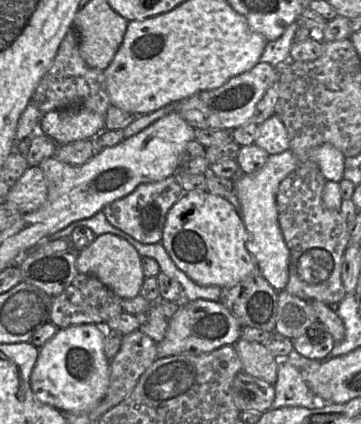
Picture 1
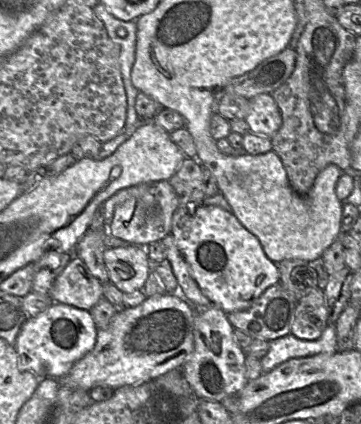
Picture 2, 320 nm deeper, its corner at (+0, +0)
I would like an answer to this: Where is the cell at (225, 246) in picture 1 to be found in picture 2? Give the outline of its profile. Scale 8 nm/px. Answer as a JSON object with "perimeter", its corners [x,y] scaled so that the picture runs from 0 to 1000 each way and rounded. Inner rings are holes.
{"perimeter":[[[496,483],[476,509],[474,550],[560,691],[626,743],[684,729],[742,677],[776,663],[765,620],[734,599],[717,564],[643,500],[596,483]]]}

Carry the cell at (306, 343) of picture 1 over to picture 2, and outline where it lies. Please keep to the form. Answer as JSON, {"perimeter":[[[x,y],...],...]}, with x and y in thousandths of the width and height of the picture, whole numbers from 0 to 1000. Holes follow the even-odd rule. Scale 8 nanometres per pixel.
{"perimeter":[[[878,675],[820,712],[806,785],[837,802],[878,802],[909,769],[906,708],[892,677]]]}

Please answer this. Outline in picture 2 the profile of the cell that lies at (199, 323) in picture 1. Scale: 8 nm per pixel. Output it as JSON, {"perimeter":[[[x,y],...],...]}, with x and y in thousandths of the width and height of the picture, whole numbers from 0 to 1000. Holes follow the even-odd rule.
{"perimeter":[[[501,691],[452,693],[407,700],[374,724],[327,726],[291,776],[269,778],[263,816],[219,847],[191,880],[163,896],[166,908],[222,915],[247,922],[263,910],[299,910],[324,917],[346,908],[391,908],[427,896],[471,873],[501,870],[537,823],[540,722],[515,708]]]}

